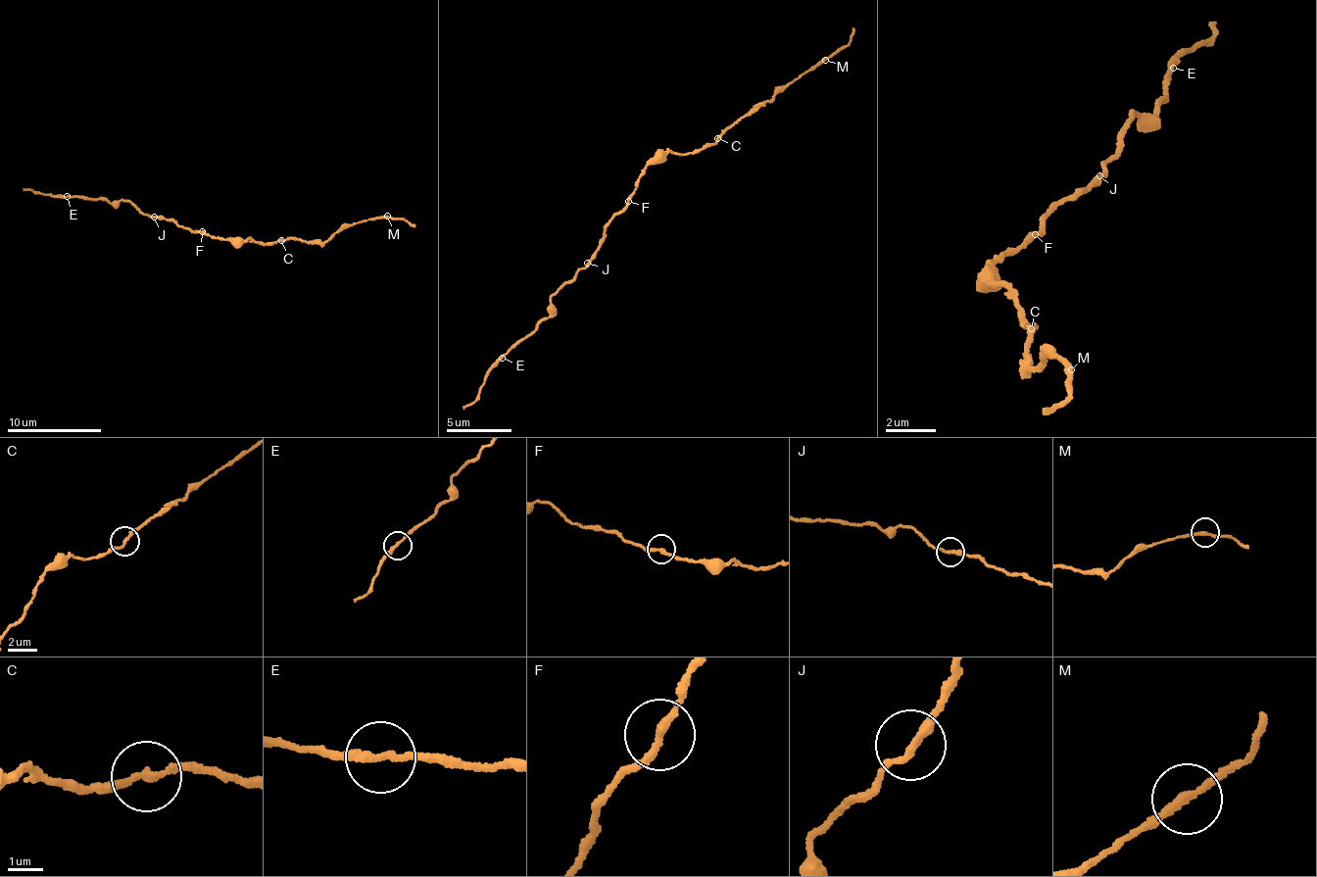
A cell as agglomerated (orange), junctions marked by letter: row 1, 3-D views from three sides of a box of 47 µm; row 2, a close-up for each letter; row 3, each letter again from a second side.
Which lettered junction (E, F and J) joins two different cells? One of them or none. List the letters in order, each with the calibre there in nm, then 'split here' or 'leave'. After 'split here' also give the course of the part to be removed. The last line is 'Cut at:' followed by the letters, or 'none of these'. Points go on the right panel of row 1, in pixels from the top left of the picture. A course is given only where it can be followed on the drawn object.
E: calibre 240 nm; leave
F: calibre 200 nm; leave
J: calibre 240 nm; leave
Cut at: none of these

